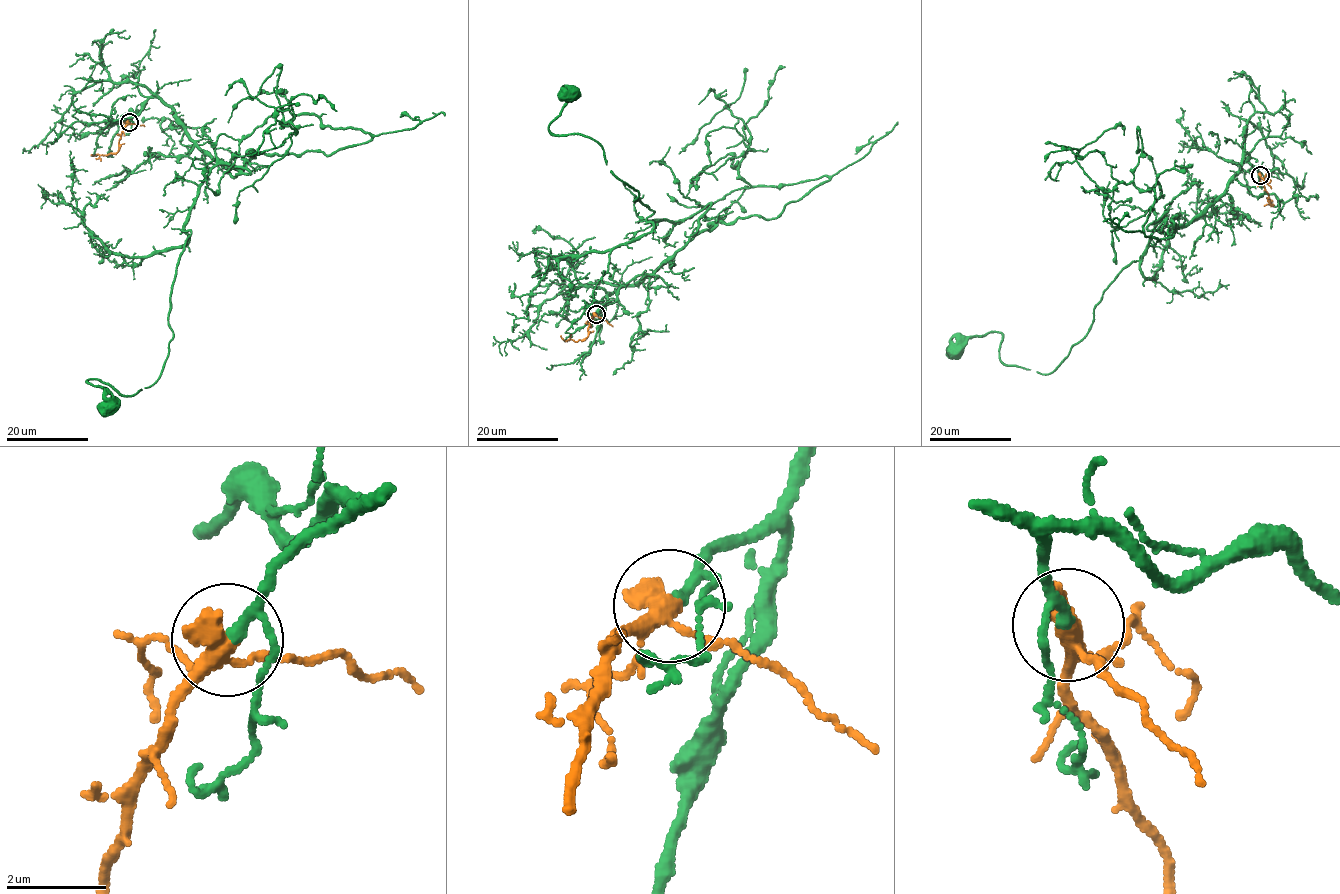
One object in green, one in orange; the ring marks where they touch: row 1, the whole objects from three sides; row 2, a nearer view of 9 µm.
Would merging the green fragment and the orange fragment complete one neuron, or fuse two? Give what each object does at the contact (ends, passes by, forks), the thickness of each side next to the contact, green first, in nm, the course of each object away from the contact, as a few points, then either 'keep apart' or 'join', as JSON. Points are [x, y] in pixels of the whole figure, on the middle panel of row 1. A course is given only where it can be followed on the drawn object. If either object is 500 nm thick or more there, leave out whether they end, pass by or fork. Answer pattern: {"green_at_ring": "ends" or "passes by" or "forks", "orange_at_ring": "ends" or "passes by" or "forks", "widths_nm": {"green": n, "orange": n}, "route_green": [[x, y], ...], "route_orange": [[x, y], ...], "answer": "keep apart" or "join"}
{"green_at_ring": "passes by", "orange_at_ring": "forks", "widths_nm": {"green": 170, "orange": 320}, "route_green": [[596, 314], [684, 245], [710, 203], [646, 220], [654, 212], [603, 147], [549, 130], [569, 94]], "route_orange": [[596, 314], [589, 324], [585, 338], [565, 341], [560, 335]], "answer": "join"}

